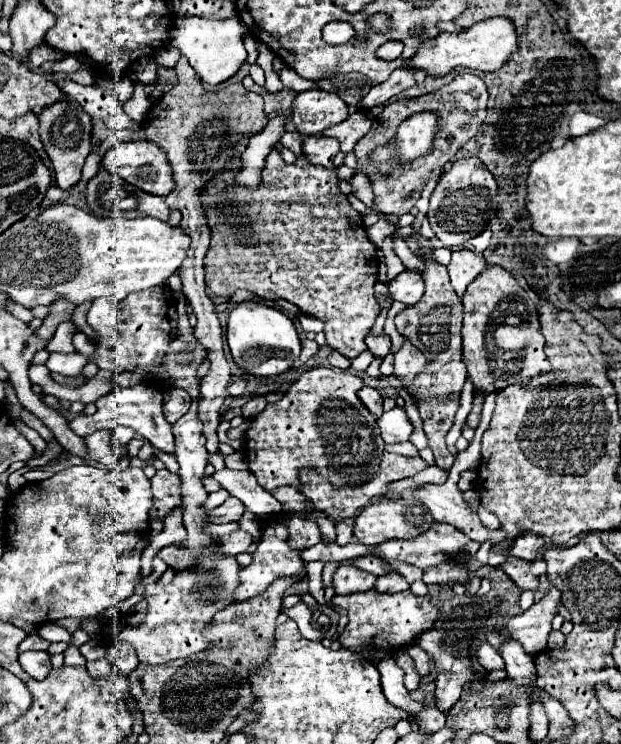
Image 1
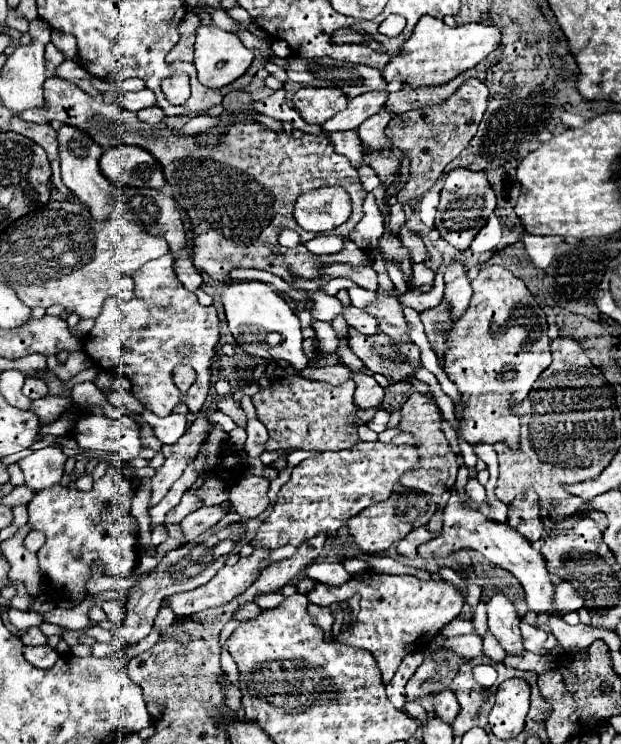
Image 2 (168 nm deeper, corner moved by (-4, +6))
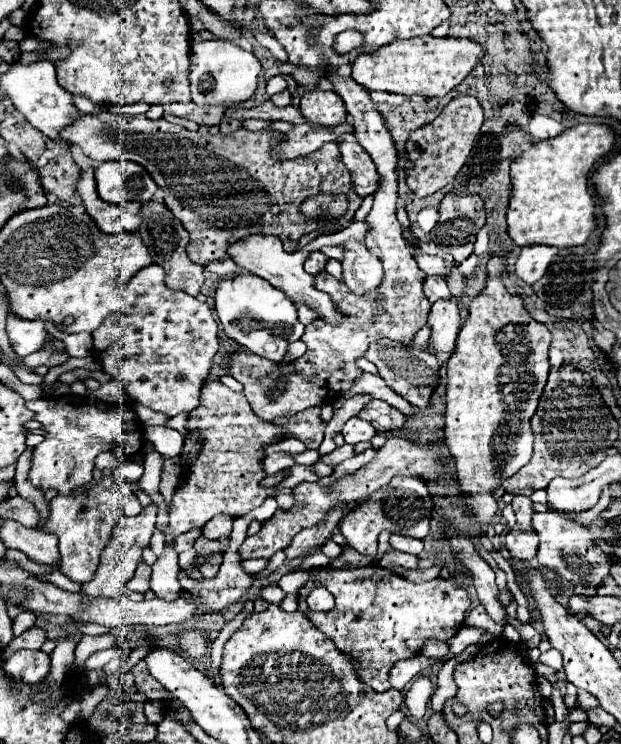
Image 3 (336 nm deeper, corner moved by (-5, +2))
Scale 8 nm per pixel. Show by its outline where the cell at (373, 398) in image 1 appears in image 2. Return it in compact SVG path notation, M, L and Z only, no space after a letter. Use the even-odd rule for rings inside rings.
M354 373L352 379L356 381L356 395L354 401L360 409L374 409L384 405L386 391L374 381L372 375L366 373Z

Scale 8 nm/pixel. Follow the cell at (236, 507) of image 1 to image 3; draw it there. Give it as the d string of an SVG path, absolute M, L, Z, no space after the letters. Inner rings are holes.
M189 529L187 533L181 533L177 539L175 539L175 551L181 553L181 551L187 551L193 547L193 543L201 537L201 529Z

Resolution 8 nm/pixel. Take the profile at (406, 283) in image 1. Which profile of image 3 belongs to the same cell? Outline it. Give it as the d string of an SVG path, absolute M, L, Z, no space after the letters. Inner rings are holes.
M437 275L425 277L423 291L425 291L425 297L427 297L431 303L437 301L437 299L441 299L441 297L451 297L451 293L449 293L443 277L437 277Z

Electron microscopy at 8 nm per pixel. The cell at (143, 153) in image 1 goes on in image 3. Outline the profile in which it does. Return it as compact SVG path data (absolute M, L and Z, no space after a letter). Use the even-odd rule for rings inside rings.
M105 161L95 169L97 193L109 203L153 199L157 183L145 167L133 161Z

